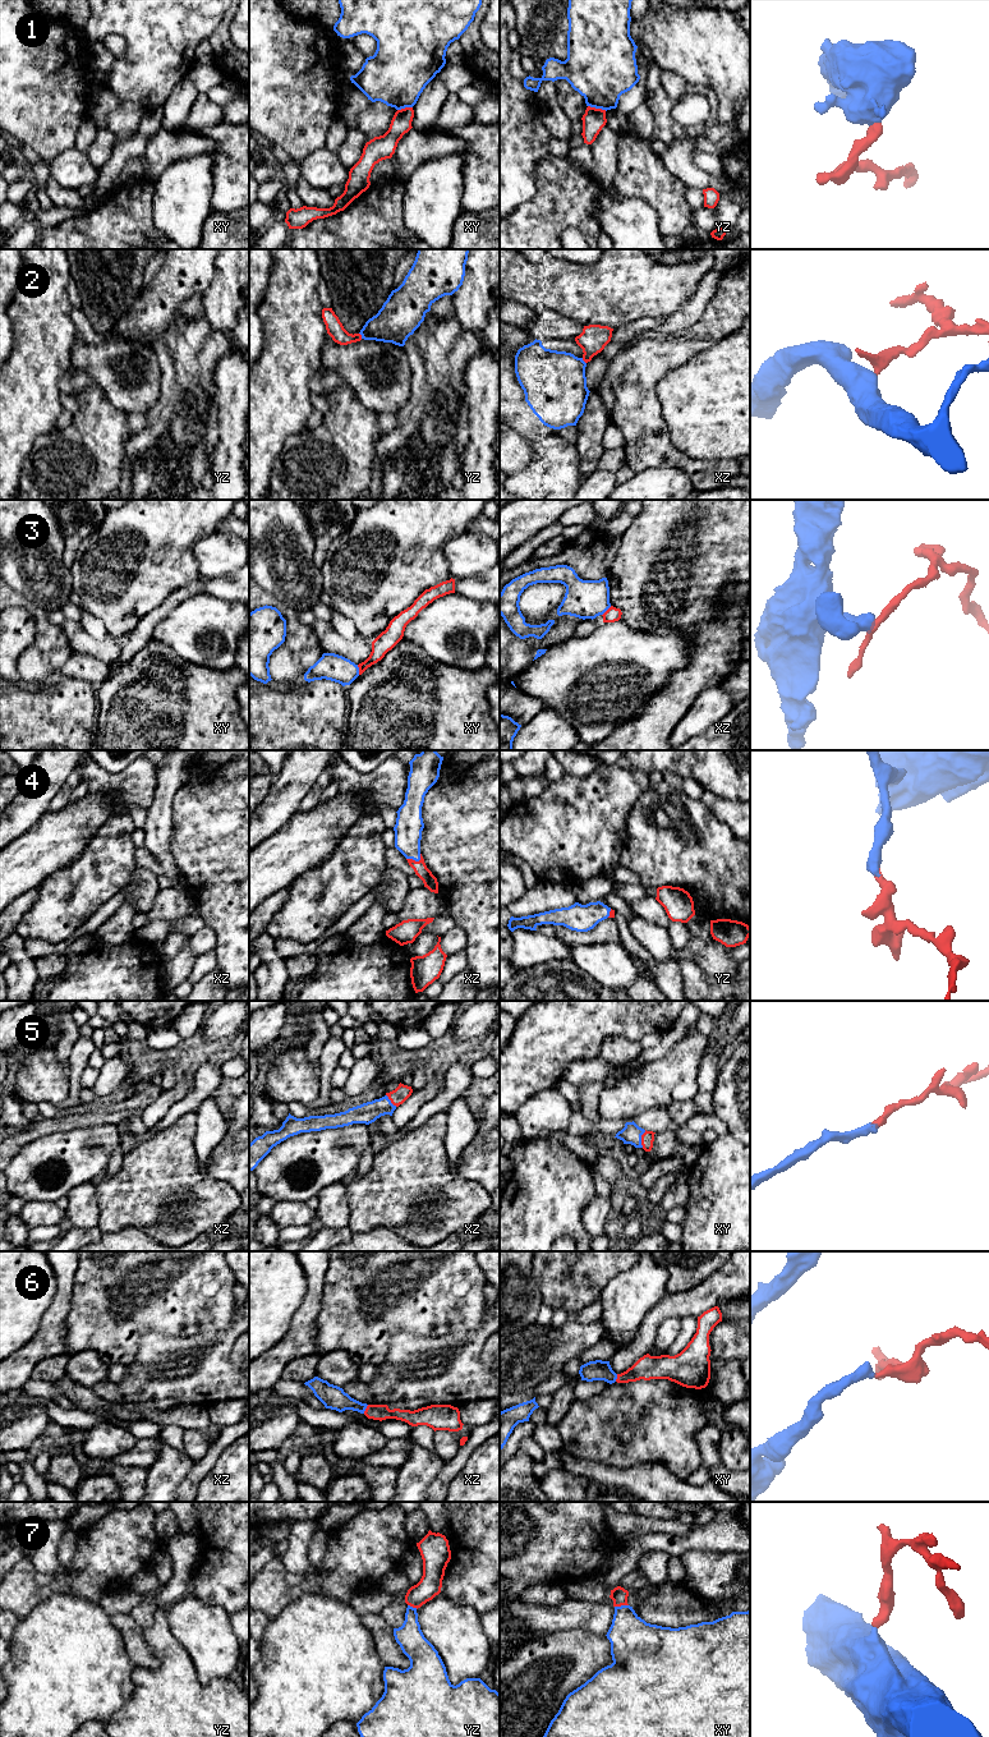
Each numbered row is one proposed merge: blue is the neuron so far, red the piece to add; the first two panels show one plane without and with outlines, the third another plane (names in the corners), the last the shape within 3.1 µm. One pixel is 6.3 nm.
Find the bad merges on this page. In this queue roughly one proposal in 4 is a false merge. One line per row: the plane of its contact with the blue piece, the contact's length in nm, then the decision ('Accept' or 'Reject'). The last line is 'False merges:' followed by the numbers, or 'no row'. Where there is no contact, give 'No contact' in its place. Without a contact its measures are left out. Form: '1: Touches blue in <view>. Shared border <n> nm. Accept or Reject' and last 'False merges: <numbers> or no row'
1: Touches blue in yz. Shared border 120 nm. Reject
2: Touches blue in yz. Shared border 40 nm. Reject
3: Touches blue in xy. Shared border 70 nm. Reject
4: Touches blue in xz. Shared border 100 nm. Accept
5: Touches blue in xy. Shared border 110 nm. Accept
6: Touches blue in xz. Shared border 70 nm. Accept
7: Touches blue in xy. Shared border 90 nm. Accept
False merges: 1, 2, 3

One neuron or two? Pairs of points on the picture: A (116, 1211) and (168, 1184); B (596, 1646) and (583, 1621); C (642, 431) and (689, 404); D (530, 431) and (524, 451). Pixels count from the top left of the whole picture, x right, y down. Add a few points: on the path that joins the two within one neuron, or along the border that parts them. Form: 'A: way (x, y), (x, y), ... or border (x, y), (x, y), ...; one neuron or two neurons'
A: way (129, 1198), (155, 1190); one neuron
B: border (557, 1631), (584, 1628), (605, 1635); two neurons
C: border (654, 390), (670, 440), (675, 446); two neurons
D: border (513, 428), (530, 442); two neurons

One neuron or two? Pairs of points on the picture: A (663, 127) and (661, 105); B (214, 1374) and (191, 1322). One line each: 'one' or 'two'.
A: one
B: two

